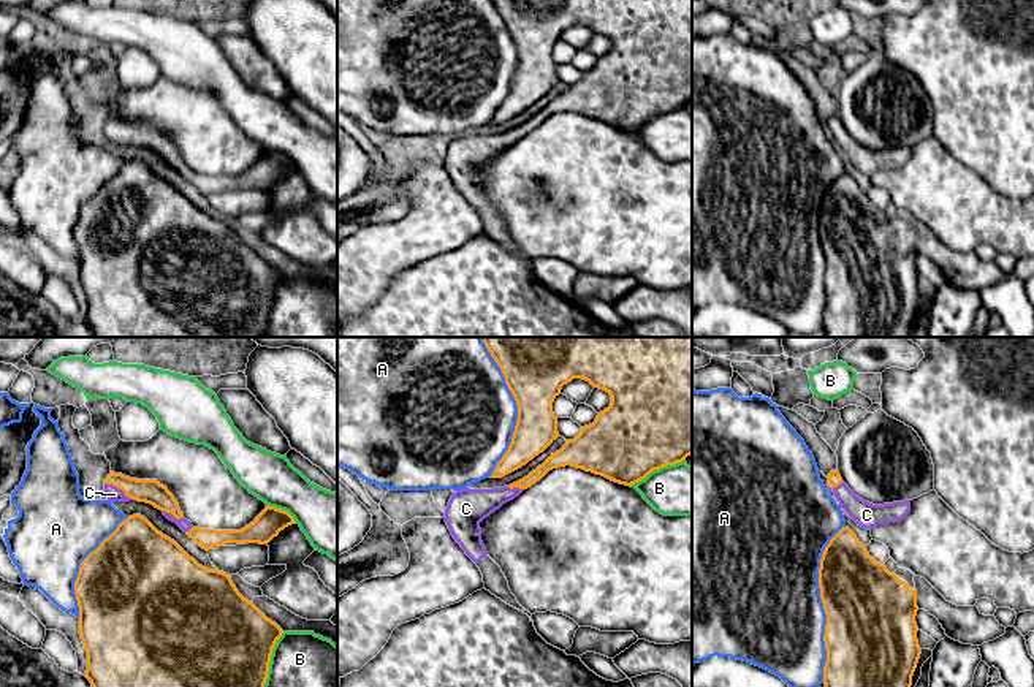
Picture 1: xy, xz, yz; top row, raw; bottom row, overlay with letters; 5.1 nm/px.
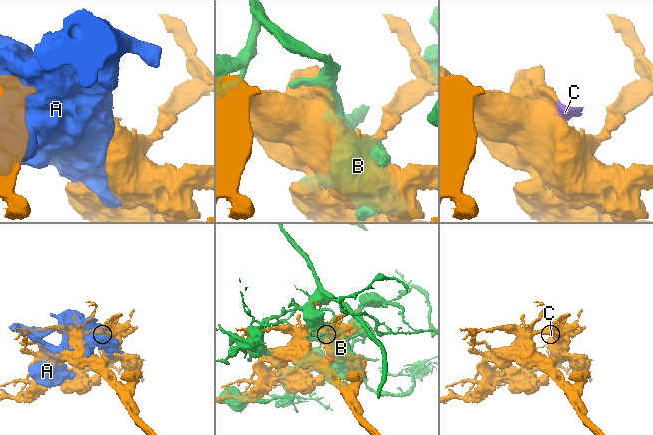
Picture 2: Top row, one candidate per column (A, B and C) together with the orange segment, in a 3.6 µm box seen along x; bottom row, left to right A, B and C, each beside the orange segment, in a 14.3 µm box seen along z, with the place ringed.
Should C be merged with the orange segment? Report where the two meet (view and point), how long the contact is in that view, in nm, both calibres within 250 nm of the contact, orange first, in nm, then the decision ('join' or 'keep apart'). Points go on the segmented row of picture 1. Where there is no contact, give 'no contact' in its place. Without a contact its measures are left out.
meets orange in xy at (119, 488); contact 180 nm long; 120 nm thick on the orange side, 80 nm on the other; join

